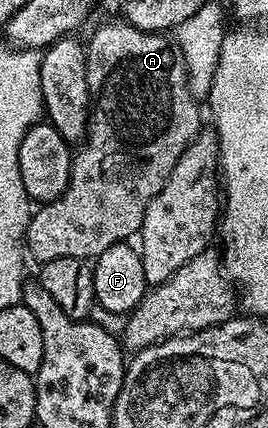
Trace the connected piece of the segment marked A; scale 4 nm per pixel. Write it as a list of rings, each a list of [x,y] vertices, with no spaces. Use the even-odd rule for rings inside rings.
[[[124,22],[99,25],[94,30],[93,37],[87,40],[85,50],[85,87],[89,90],[87,131],[83,137],[83,143],[76,149],[73,157],[67,190],[58,200],[52,200],[49,204],[40,205],[30,215],[29,226],[25,229],[23,240],[27,245],[28,255],[30,252],[37,259],[37,262],[54,260],[55,258],[79,258],[80,260],[88,261],[90,258],[103,254],[103,250],[107,250],[111,245],[120,244],[136,237],[140,233],[143,214],[147,210],[151,198],[155,198],[159,194],[159,190],[163,190],[163,186],[167,182],[171,170],[177,165],[177,160],[183,154],[183,150],[199,135],[203,128],[203,125],[201,125],[201,112],[197,109],[197,104],[199,104],[198,97],[193,96],[189,89],[189,72],[185,69],[185,59],[180,48],[177,47],[176,43],[168,35],[155,32],[141,32]]]

